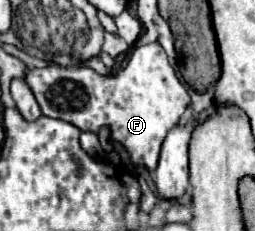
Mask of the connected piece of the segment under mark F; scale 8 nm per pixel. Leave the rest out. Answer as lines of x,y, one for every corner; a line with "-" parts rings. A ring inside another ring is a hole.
160,44
134,48
128,64
116,75
96,74
86,66
64,68
52,64
28,70
24,80
36,96
44,116
62,118
80,130
92,132
98,132
104,124
108,124
113,129
113,141
122,142
130,152
132,162
144,164
148,170
156,168
160,146
168,130
178,124
190,104
190,96
176,78
176,72

